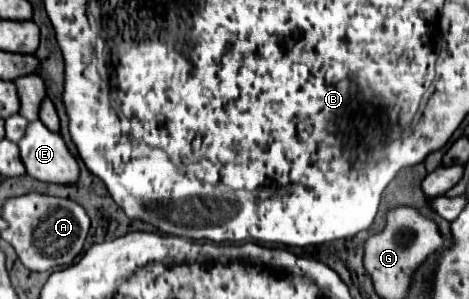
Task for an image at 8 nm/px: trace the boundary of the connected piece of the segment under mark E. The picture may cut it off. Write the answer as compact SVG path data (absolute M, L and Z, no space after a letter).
M31 121L17 143L21 161L31 177L49 183L77 181L77 161L59 133L49 131L41 121Z

